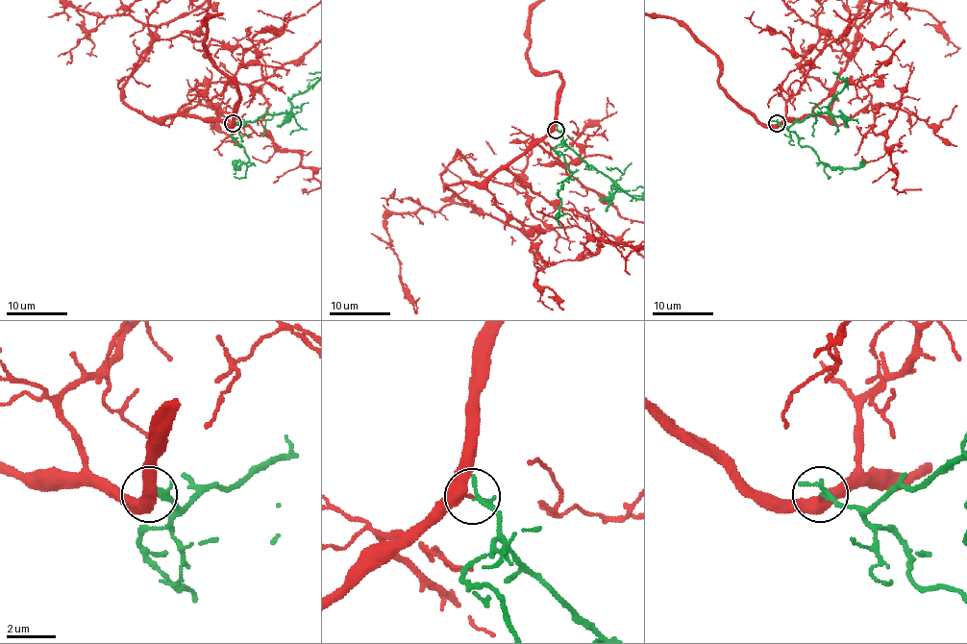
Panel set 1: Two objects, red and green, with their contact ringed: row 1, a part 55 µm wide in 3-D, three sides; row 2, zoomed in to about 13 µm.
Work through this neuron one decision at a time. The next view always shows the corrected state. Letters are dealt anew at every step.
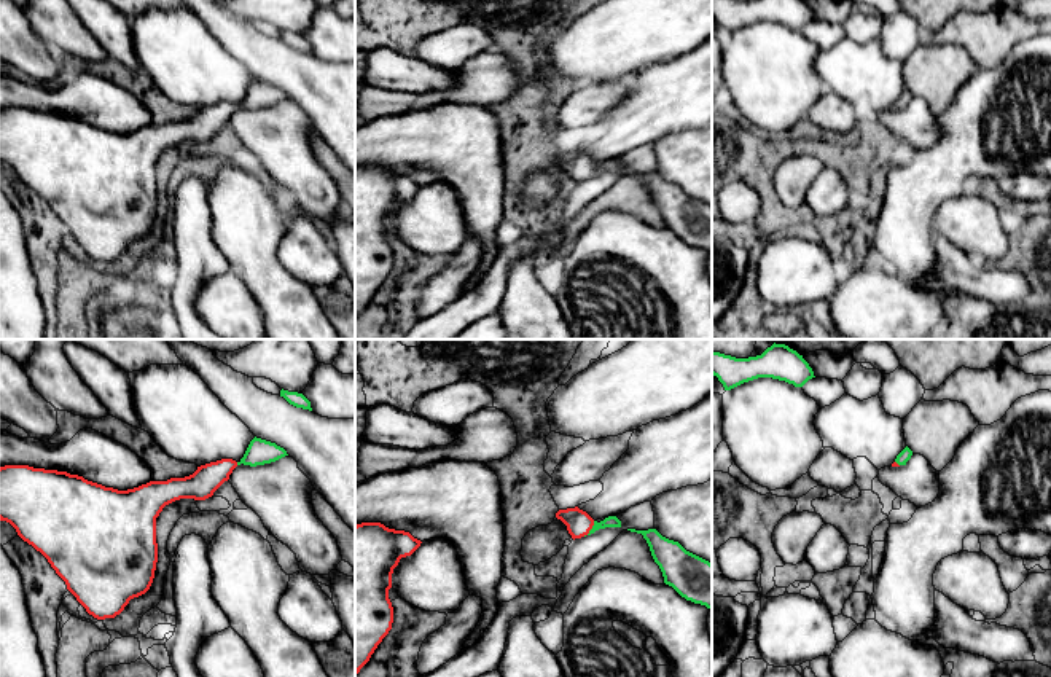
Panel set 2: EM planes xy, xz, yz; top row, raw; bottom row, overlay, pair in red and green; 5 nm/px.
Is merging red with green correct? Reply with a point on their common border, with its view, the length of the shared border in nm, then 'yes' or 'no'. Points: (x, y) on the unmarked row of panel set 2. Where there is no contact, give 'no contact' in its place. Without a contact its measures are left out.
xz (591, 171) | 100 nm | yes

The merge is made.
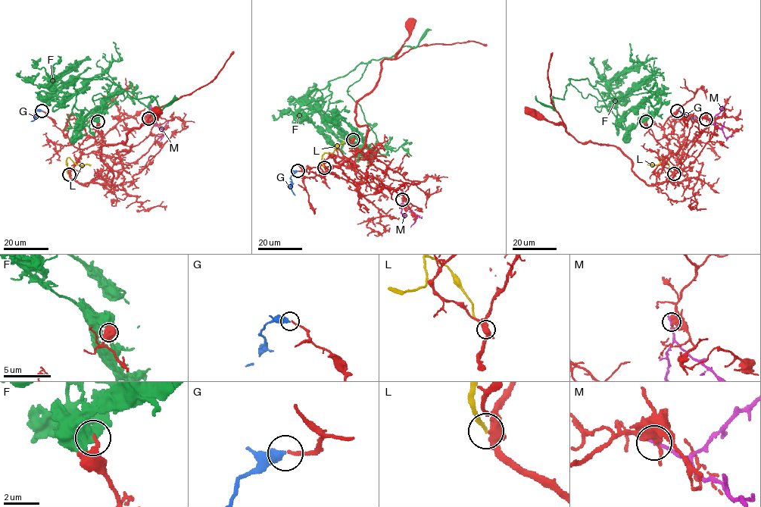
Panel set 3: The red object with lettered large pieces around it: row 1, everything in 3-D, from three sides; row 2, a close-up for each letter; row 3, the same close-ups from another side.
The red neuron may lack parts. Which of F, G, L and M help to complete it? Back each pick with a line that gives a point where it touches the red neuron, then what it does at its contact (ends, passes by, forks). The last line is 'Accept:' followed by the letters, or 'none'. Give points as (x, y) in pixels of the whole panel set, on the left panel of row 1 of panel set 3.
G: Touches red at (42, 111). It ends there
Accept: G

